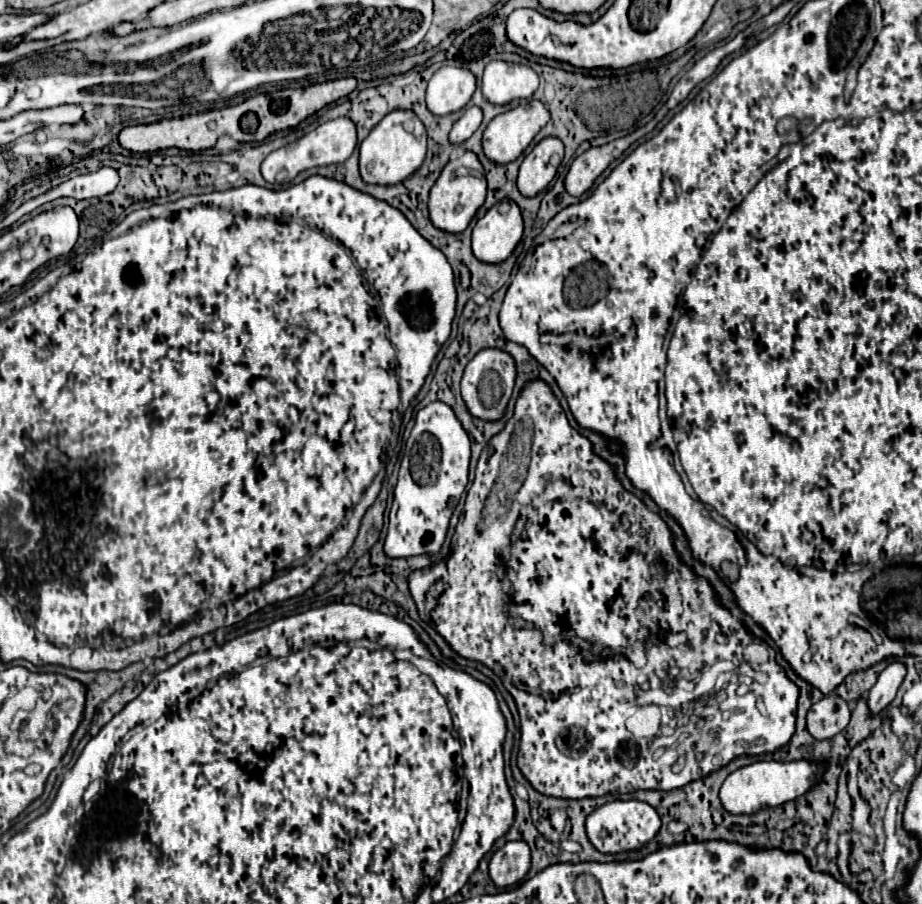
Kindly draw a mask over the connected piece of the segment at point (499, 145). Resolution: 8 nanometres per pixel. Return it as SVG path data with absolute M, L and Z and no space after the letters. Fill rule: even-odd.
M528 100L508 112L498 114L496 118L492 118L492 122L484 130L484 136L482 136L484 154L490 160L494 160L496 164L508 164L508 162L516 160L524 152L524 148L534 140L534 136L540 132L540 128L548 124L548 120L550 120L550 110L540 100Z

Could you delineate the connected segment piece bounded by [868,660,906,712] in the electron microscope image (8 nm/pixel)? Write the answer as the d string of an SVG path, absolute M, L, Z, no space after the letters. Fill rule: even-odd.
M894 660L880 672L878 682L868 694L868 706L872 712L884 710L894 700L904 676L906 676L906 664L900 660Z

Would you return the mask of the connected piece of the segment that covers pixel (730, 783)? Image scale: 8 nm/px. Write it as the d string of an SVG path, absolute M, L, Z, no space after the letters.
M762 760L748 766L742 766L734 770L720 788L720 800L722 806L732 814L754 814L756 810L764 806L778 806L784 802L790 802L798 796L802 796L802 790L810 786L810 774L816 770L822 770L824 766L812 764L812 762L774 762L774 760Z

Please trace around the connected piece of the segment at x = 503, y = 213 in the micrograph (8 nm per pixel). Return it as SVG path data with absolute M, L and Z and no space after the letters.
M514 200L496 202L472 230L472 252L478 260L498 264L506 260L522 238L522 214Z

